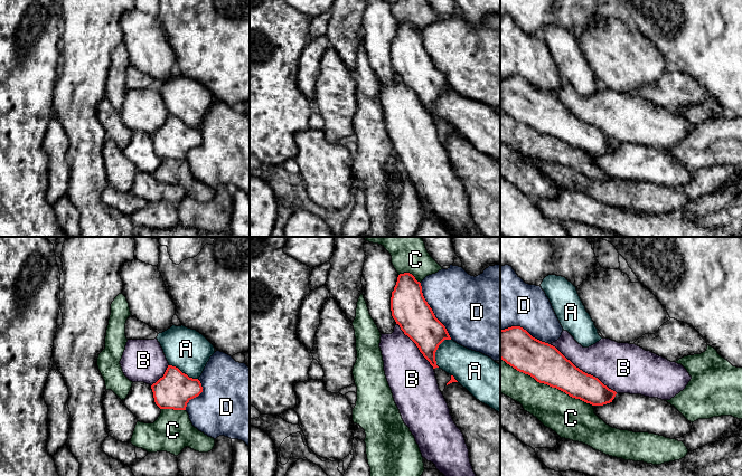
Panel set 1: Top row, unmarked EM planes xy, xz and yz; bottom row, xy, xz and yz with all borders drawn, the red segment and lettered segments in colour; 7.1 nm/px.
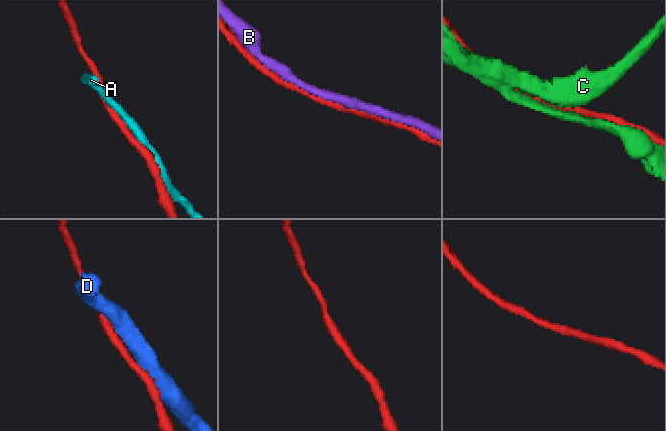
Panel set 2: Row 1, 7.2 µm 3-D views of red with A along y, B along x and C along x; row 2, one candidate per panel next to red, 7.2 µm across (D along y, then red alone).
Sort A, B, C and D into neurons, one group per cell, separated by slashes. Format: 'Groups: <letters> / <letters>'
Groups: A D / B / C

